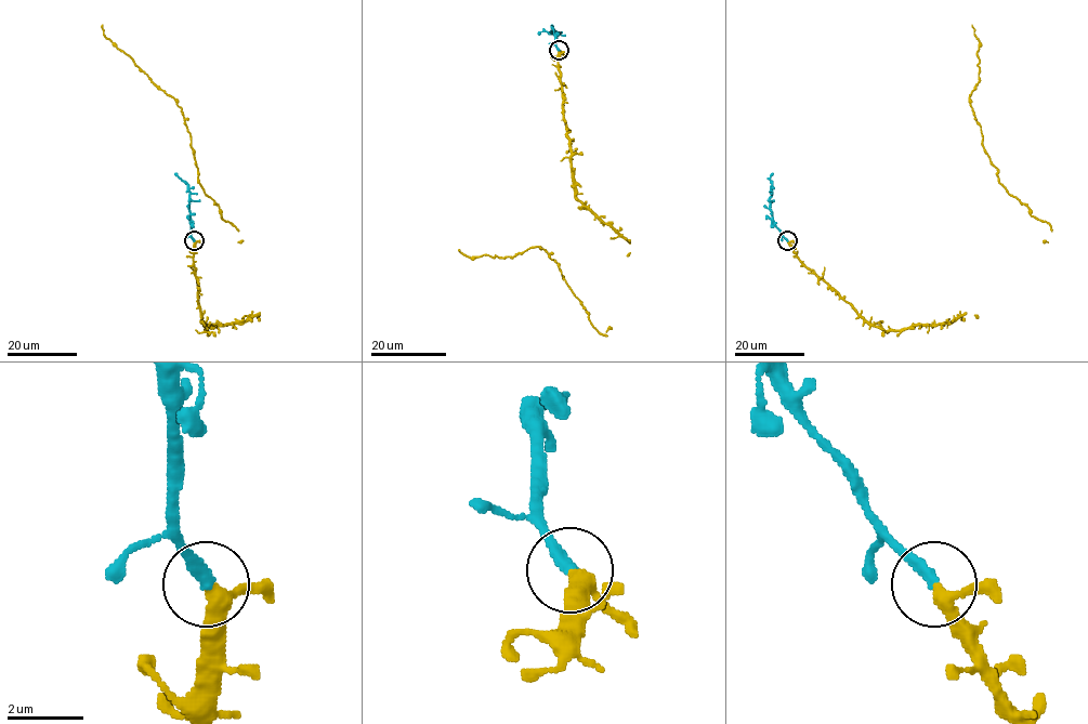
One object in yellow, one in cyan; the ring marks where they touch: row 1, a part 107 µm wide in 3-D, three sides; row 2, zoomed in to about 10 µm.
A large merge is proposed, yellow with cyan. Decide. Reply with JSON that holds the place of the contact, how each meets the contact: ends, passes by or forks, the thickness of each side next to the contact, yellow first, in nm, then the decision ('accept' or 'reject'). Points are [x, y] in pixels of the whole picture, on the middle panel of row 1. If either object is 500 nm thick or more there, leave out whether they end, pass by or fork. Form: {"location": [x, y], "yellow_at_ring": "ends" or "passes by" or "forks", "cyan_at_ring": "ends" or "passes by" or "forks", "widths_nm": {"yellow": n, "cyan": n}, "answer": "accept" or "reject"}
{"location": [559, 50], "yellow_at_ring": "passes by", "cyan_at_ring": "ends", "widths_nm": {"yellow": 280, "cyan": 340}, "answer": "accept"}

